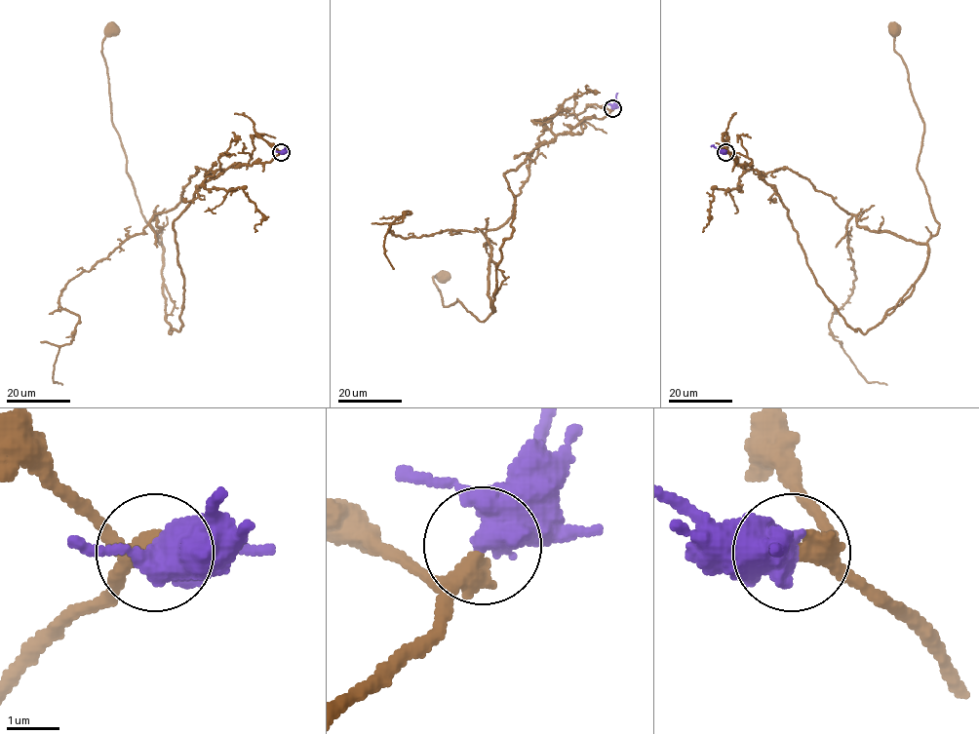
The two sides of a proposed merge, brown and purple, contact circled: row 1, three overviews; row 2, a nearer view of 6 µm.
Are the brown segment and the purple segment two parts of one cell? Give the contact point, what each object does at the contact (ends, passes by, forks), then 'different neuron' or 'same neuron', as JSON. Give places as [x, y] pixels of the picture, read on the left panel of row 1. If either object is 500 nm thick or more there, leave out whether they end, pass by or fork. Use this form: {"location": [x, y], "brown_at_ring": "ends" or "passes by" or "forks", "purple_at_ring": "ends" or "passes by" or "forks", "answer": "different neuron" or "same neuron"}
{"location": [281, 152], "answer": "same neuron"}

